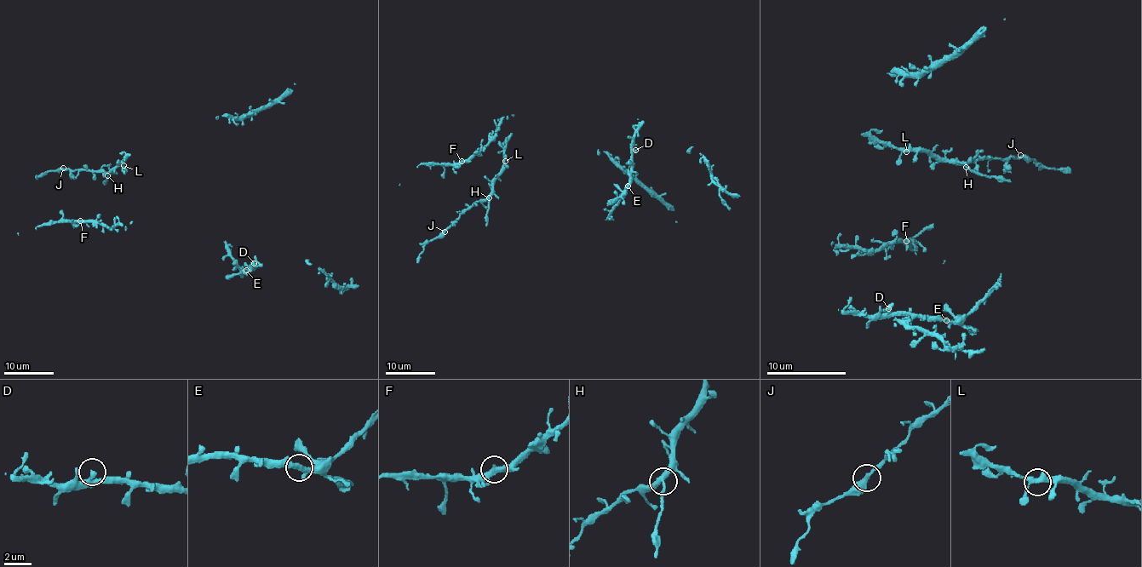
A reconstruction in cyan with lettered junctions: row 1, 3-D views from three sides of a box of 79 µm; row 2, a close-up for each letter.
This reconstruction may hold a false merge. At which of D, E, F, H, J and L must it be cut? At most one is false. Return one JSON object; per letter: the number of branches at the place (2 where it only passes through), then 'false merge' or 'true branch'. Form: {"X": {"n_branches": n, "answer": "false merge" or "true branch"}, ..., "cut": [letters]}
{"D": {"n_branches": 1, "answer": "true branch"}, "E": {"n_branches": 3, "answer": "true branch"}, "F": {"n_branches": 3, "answer": "true branch"}, "H": {"n_branches": 3, "answer": "false merge"}, "J": {"n_branches": 2, "answer": "true branch"}, "L": {"n_branches": 3, "answer": "true branch"}, "cut": ["H"]}

